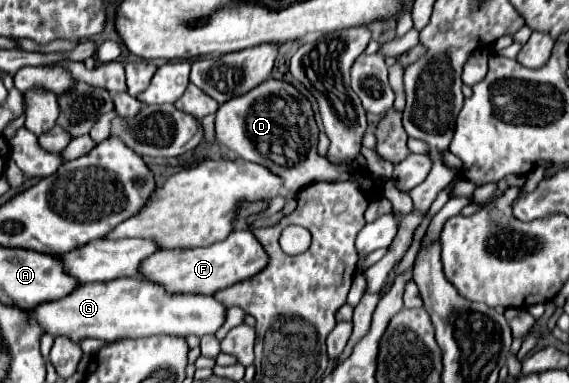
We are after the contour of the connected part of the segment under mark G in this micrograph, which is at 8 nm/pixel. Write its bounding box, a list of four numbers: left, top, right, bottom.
[28,279,226,343]

